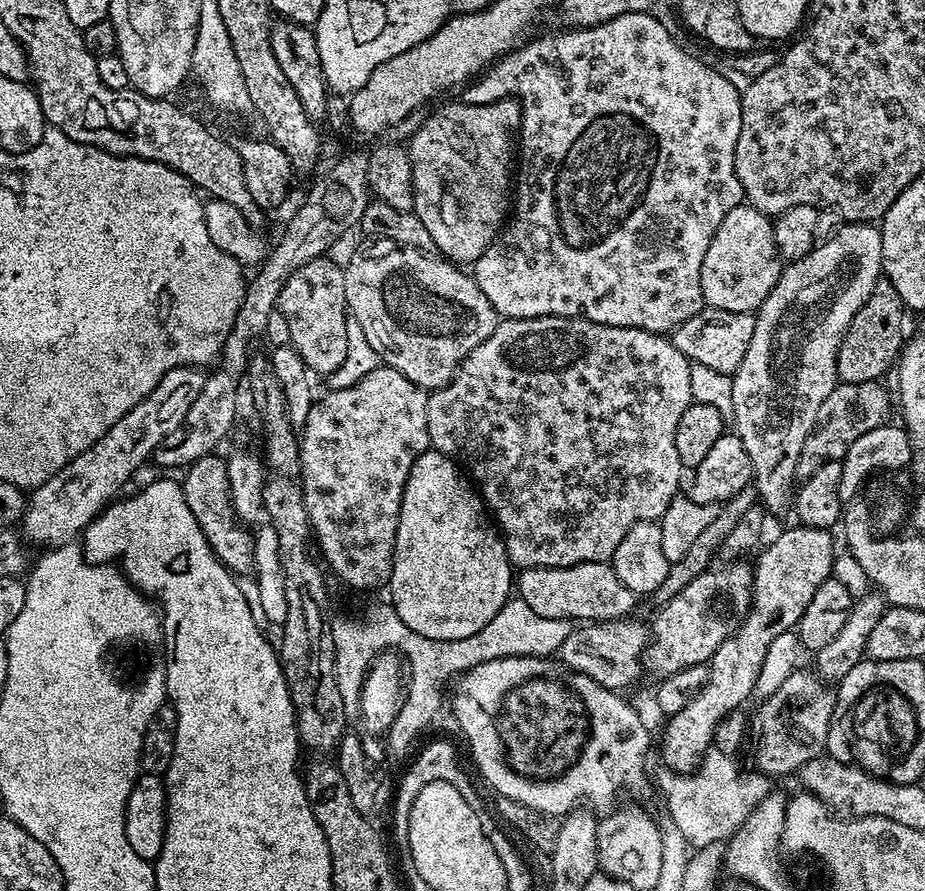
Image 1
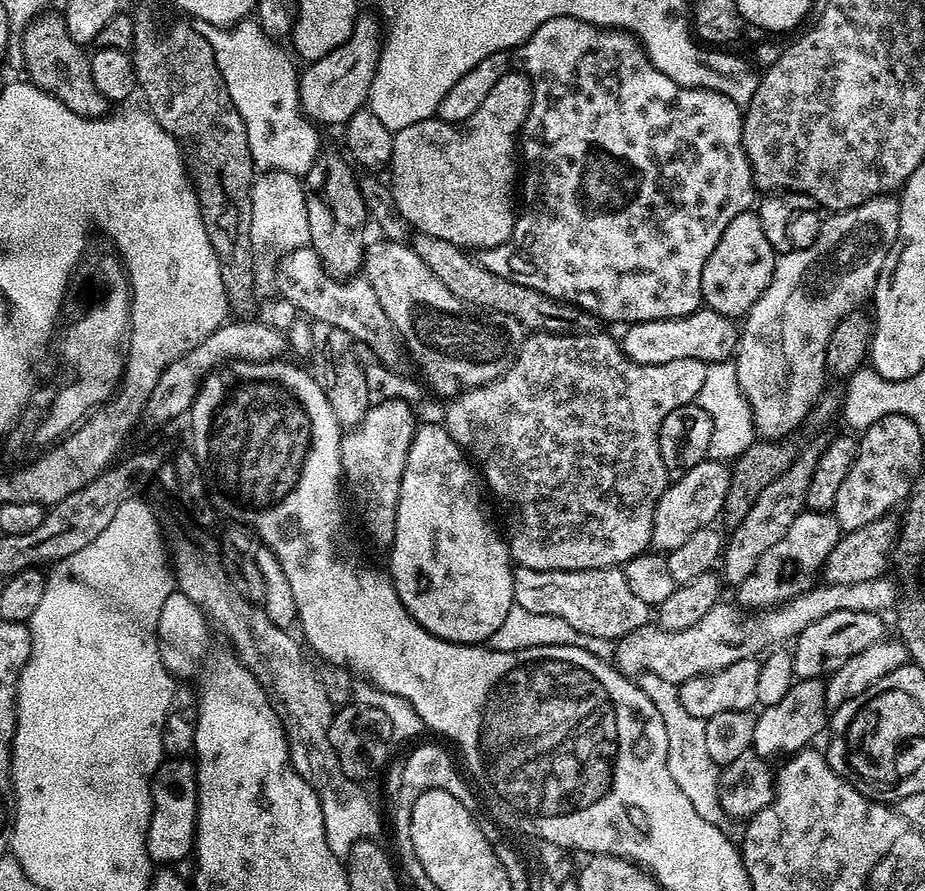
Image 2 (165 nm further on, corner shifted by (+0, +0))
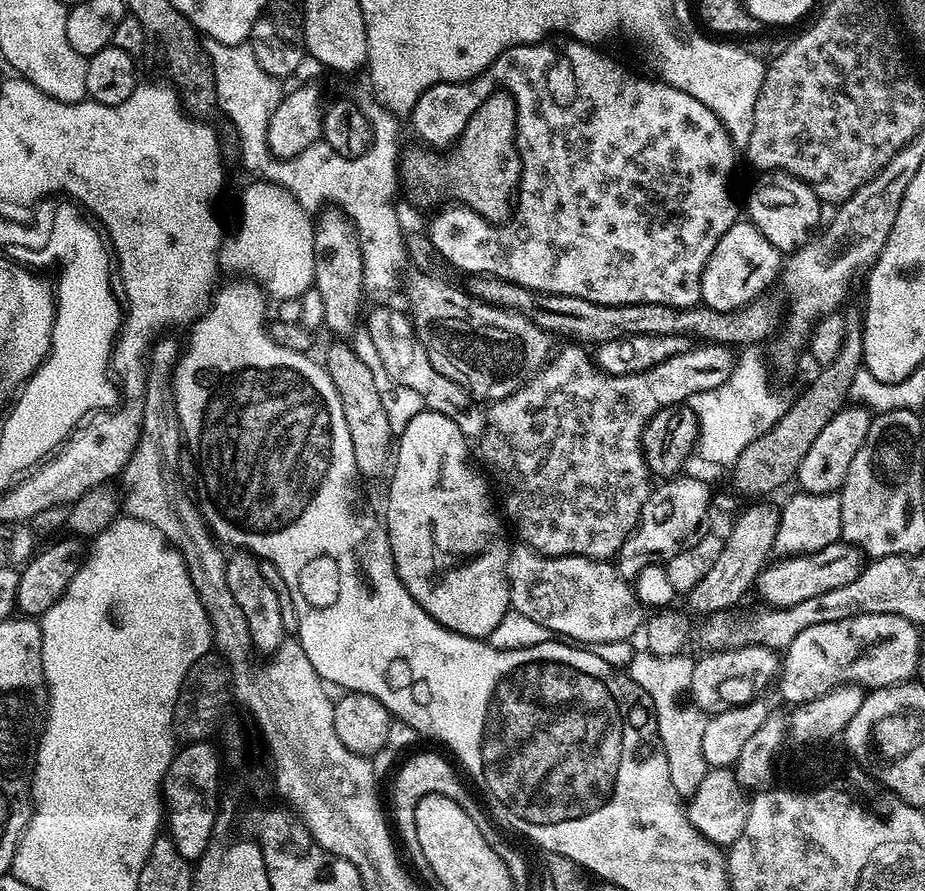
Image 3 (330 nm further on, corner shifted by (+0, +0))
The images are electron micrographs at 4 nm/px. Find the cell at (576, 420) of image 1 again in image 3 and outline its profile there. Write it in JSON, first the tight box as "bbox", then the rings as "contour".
{"bbox":[480,344,737,561],"contour":[[[705,344],[689,347],[687,352],[678,354],[674,358],[666,358],[666,362],[645,372],[626,374],[625,376],[608,376],[596,367],[593,357],[589,353],[587,356],[583,352],[583,350],[585,351],[583,347],[570,347],[574,348],[566,348],[560,354],[558,352],[545,365],[543,371],[535,376],[526,387],[520,388],[514,394],[495,401],[491,405],[492,425],[488,428],[488,437],[480,444],[480,452],[484,455],[485,462],[488,463],[487,471],[498,489],[499,499],[500,496],[504,499],[503,515],[511,527],[512,524],[516,527],[516,532],[520,535],[519,539],[523,543],[549,558],[553,556],[589,556],[591,560],[607,561],[609,558],[615,557],[616,553],[620,551],[620,547],[626,542],[628,535],[635,530],[638,518],[642,514],[642,506],[650,491],[648,463],[644,461],[644,452],[640,448],[640,435],[643,434],[650,418],[654,418],[654,414],[658,414],[658,410],[663,408],[683,405],[688,397],[693,396],[695,392],[705,392],[722,386],[722,382],[726,382],[732,371],[736,369],[737,357],[734,355],[733,349],[727,348],[724,344]]]}

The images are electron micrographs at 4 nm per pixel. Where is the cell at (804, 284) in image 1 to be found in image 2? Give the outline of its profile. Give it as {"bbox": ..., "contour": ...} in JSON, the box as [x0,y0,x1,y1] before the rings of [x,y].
{"bbox":[734,194,900,440],"contour":[[[892,194],[875,196],[845,212],[833,212],[827,218],[829,220],[821,226],[820,233],[813,238],[812,244],[806,245],[805,248],[800,248],[800,246],[793,247],[791,252],[783,253],[783,255],[777,259],[776,269],[772,275],[771,282],[758,298],[758,302],[754,302],[754,306],[742,320],[742,331],[738,336],[738,351],[734,356],[736,373],[738,374],[738,386],[742,390],[746,402],[750,406],[752,417],[756,423],[757,433],[759,433],[761,437],[769,440],[791,437],[791,432],[794,431],[799,424],[803,425],[805,421],[807,421],[812,407],[825,391],[826,385],[824,385],[824,376],[826,377],[826,373],[828,372],[828,367],[826,366],[826,346],[830,346],[830,334],[834,334],[834,326],[838,326],[838,322],[842,322],[842,318],[846,318],[852,312],[857,311],[857,309],[861,307],[860,303],[862,303],[863,300],[865,303],[865,301],[871,297],[873,290],[876,289],[876,279],[882,270],[882,262],[886,262],[886,254],[890,250],[890,246],[894,246],[894,242],[898,238],[900,202],[899,199]]]}

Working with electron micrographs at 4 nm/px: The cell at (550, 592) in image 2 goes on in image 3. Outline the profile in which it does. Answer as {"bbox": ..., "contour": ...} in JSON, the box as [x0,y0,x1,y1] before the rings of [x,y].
{"bbox":[508,542,646,646],"contour":[[[520,542],[509,551],[508,554],[508,599],[511,607],[518,614],[526,614],[526,618],[530,618],[533,622],[538,622],[538,626],[546,626],[546,630],[550,630],[557,637],[567,638],[572,642],[579,642],[584,646],[600,646],[596,644],[616,644],[619,640],[628,640],[632,635],[641,631],[642,625],[646,620],[646,612],[636,594],[633,585],[618,575],[615,567],[611,563],[602,560],[591,560],[589,556],[553,556],[551,558],[542,555],[540,552],[529,548],[527,544]]]}

